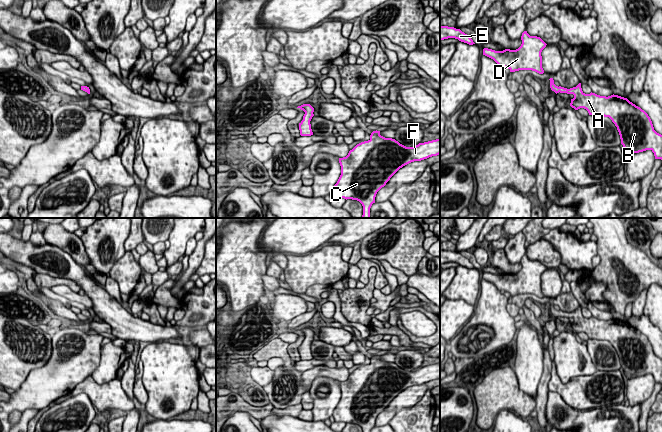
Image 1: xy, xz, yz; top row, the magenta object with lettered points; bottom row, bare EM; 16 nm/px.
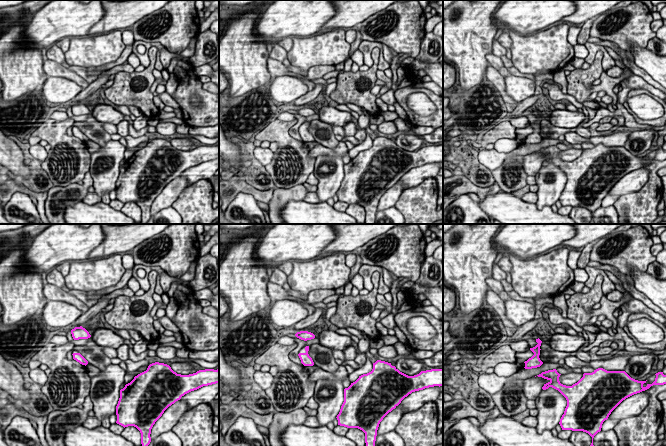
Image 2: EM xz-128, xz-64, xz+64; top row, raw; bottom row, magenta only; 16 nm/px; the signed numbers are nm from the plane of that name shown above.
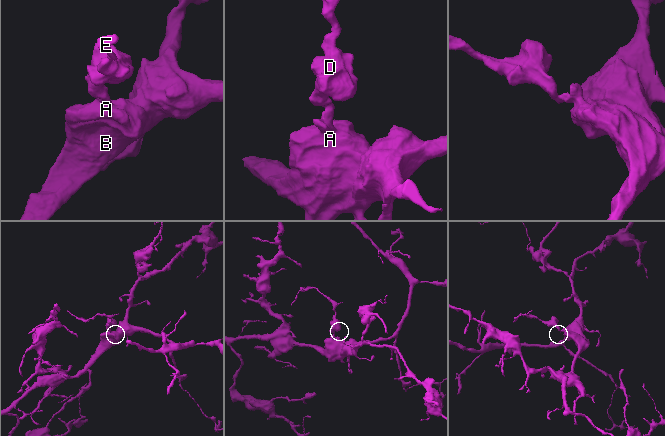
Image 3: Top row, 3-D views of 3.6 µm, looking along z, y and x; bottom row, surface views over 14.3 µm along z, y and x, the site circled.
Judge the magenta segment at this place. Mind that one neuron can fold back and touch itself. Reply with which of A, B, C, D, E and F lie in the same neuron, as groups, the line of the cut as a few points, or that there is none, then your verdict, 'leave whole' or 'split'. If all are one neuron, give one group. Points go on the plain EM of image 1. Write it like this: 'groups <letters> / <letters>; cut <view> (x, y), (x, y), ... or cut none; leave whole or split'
groups A B C D E F; cut none; leave whole

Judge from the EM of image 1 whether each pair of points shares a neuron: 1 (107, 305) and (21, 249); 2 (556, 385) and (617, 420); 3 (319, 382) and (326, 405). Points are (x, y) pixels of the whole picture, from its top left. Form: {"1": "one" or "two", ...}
{"1": "one", "2": "two", "3": "one"}

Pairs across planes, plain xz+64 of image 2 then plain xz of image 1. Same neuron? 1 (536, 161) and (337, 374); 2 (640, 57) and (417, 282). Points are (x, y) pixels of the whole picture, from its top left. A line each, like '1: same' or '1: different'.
1: same
2: same

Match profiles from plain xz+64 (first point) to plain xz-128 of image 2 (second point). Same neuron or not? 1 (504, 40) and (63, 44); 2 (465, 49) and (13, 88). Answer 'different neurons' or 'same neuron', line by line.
1: same neuron
2: same neuron

